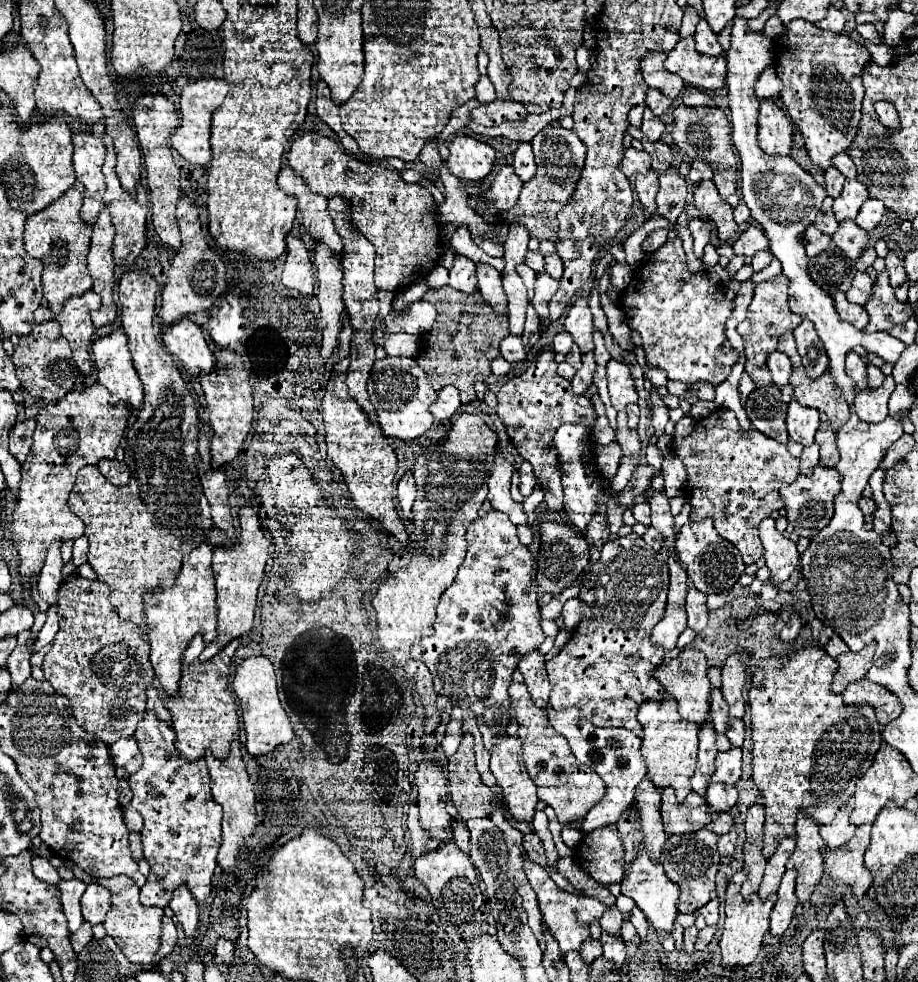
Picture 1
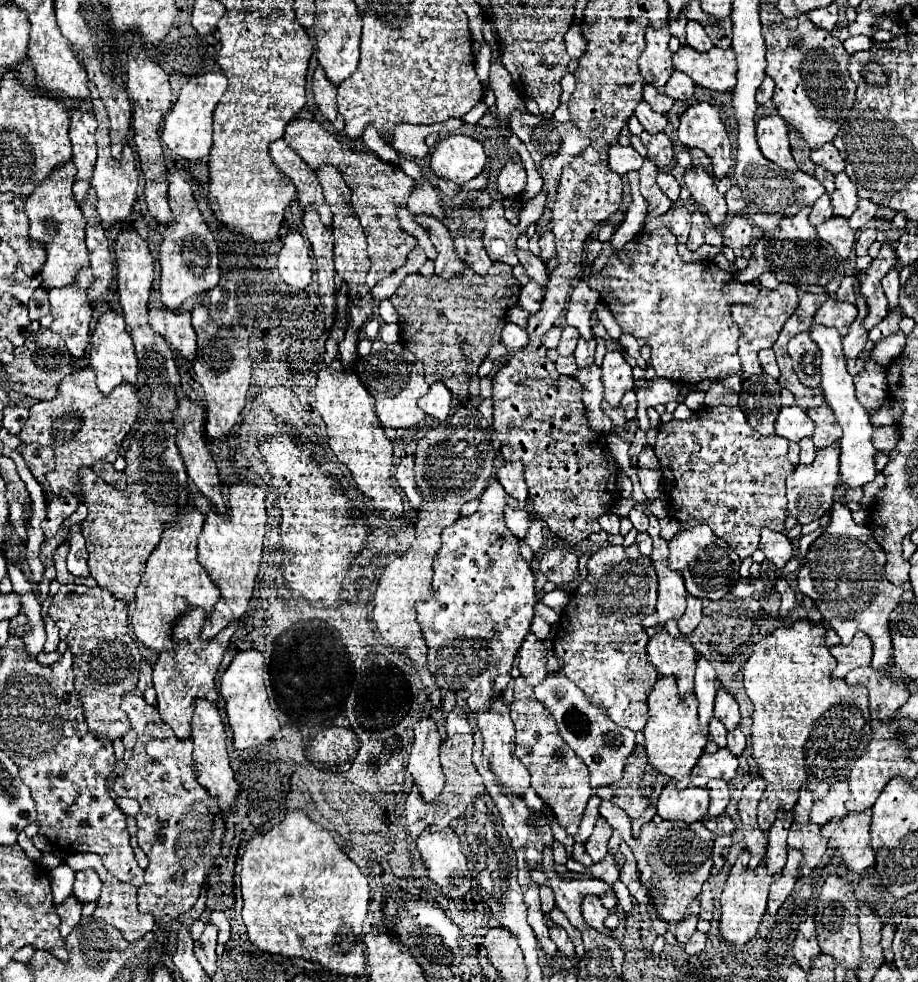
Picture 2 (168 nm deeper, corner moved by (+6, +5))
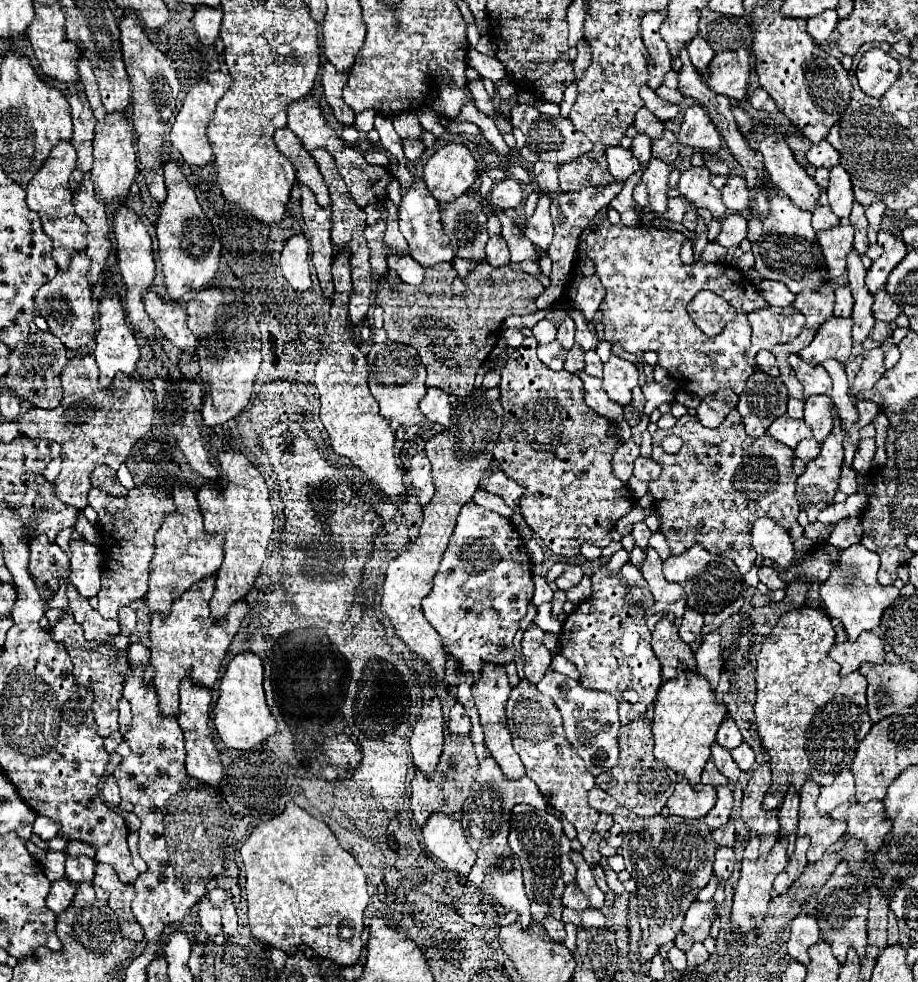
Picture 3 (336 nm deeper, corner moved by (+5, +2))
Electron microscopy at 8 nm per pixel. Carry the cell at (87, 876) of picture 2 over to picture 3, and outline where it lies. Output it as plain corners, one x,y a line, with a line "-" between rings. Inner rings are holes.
67,857
67,879
71,883
93,883
95,877
95,861
89,857
79,857
79,859
71,859

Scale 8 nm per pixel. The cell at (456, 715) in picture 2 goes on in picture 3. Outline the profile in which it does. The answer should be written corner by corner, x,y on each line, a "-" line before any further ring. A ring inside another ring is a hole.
455,703
455,707
449,713
449,731
455,735
469,735
469,729
471,729
471,721
465,715
463,705

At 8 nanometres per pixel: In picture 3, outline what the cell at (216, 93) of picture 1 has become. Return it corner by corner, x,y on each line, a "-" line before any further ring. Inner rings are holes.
215,71
211,73
207,79
199,81
195,87
191,87
191,91
187,93
185,101
183,101
183,107
181,111
177,113
175,117
175,123
173,123
173,129
171,129
171,145
183,155
183,161
189,163
189,165
207,165
209,161
213,161
213,149
207,141
207,125
211,123
213,119
213,113
215,113
215,105
217,101
223,97
223,93
231,87
231,77
227,73
221,73
221,71

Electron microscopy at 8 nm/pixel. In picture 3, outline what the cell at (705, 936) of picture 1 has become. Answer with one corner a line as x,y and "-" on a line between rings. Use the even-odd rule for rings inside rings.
695,943
689,951
687,951
687,965
701,965
701,963
705,963
707,961
707,957
709,957
709,953
707,953
707,949
705,949
705,945
703,943

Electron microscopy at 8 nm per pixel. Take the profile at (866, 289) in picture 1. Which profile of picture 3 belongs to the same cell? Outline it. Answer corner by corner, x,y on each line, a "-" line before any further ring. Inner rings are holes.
847,285
839,287
835,291
837,299
835,299
835,315
841,315
841,317
851,317
851,311
853,311
853,297
851,297
851,289

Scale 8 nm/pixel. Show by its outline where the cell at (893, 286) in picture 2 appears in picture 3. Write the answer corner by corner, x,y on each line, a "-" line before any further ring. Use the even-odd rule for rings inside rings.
885,289
875,293
875,303
873,303
873,315
875,315
875,319
891,323
891,321
897,319
899,313
901,313
901,307
891,299
891,295

